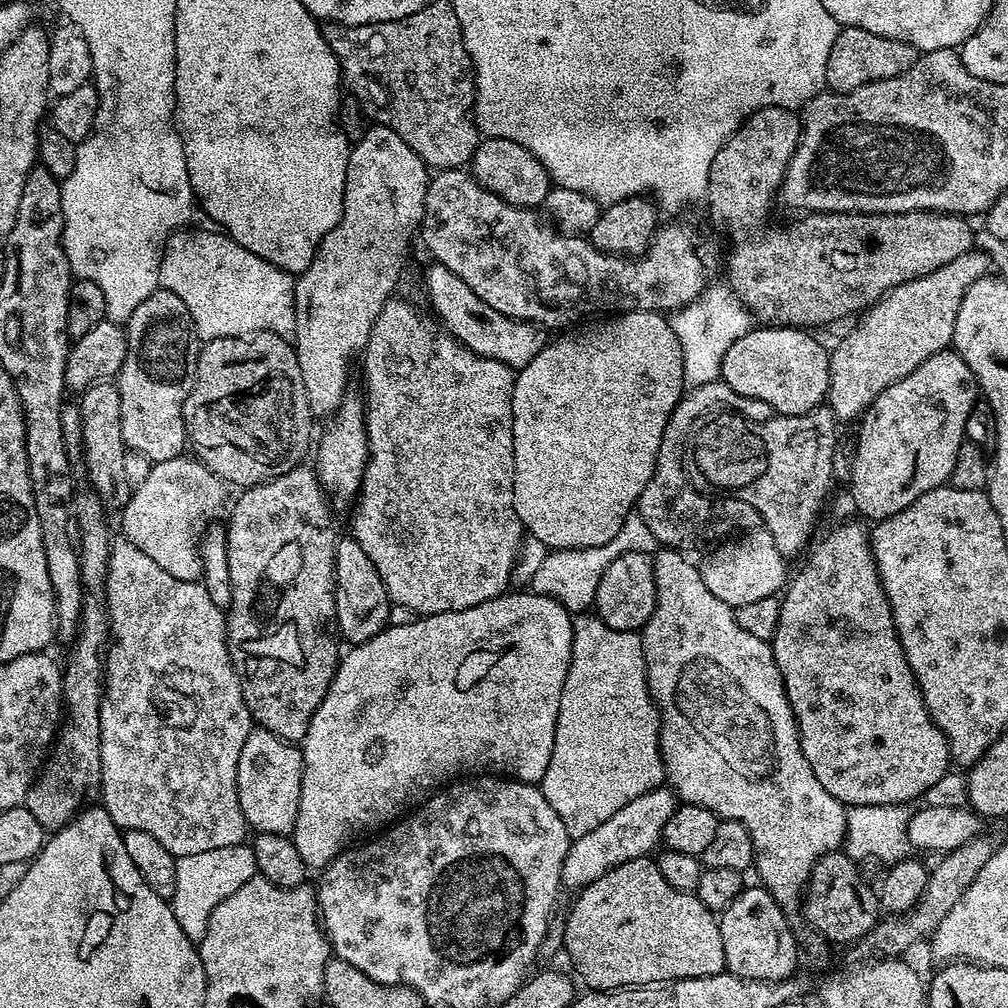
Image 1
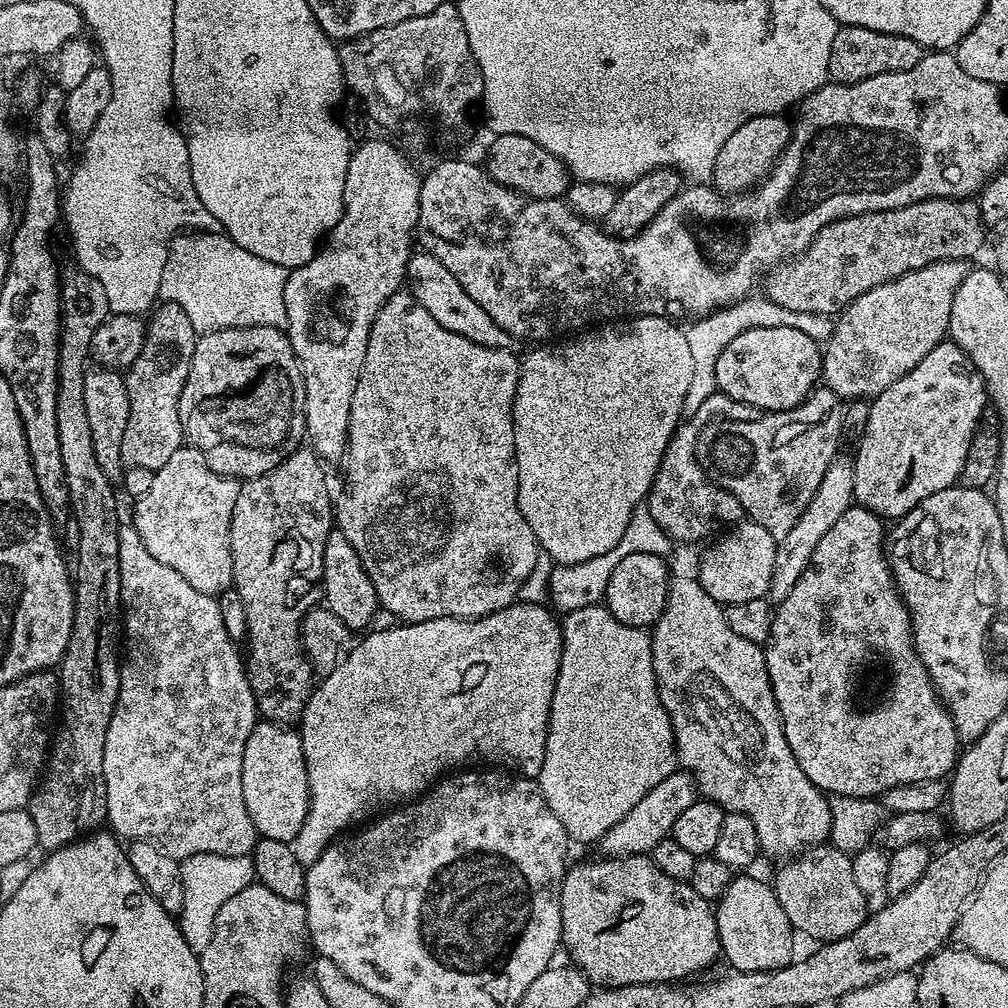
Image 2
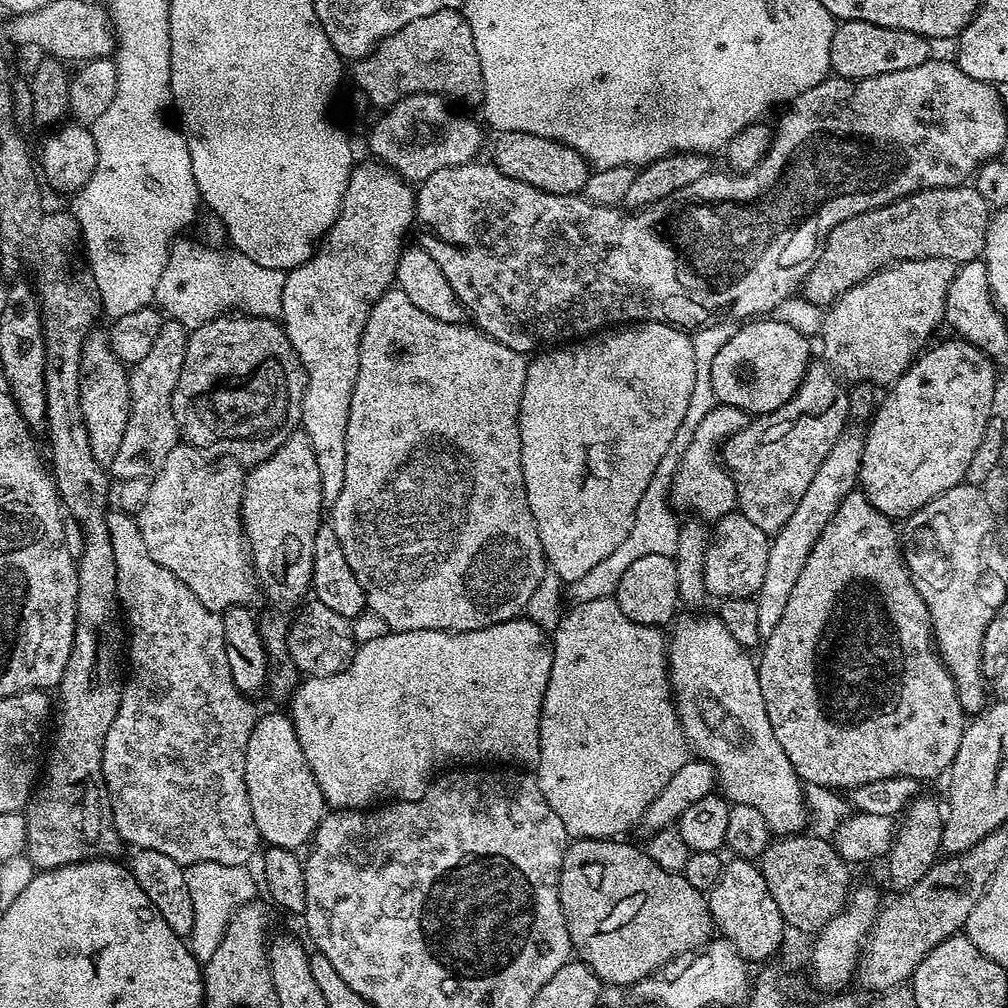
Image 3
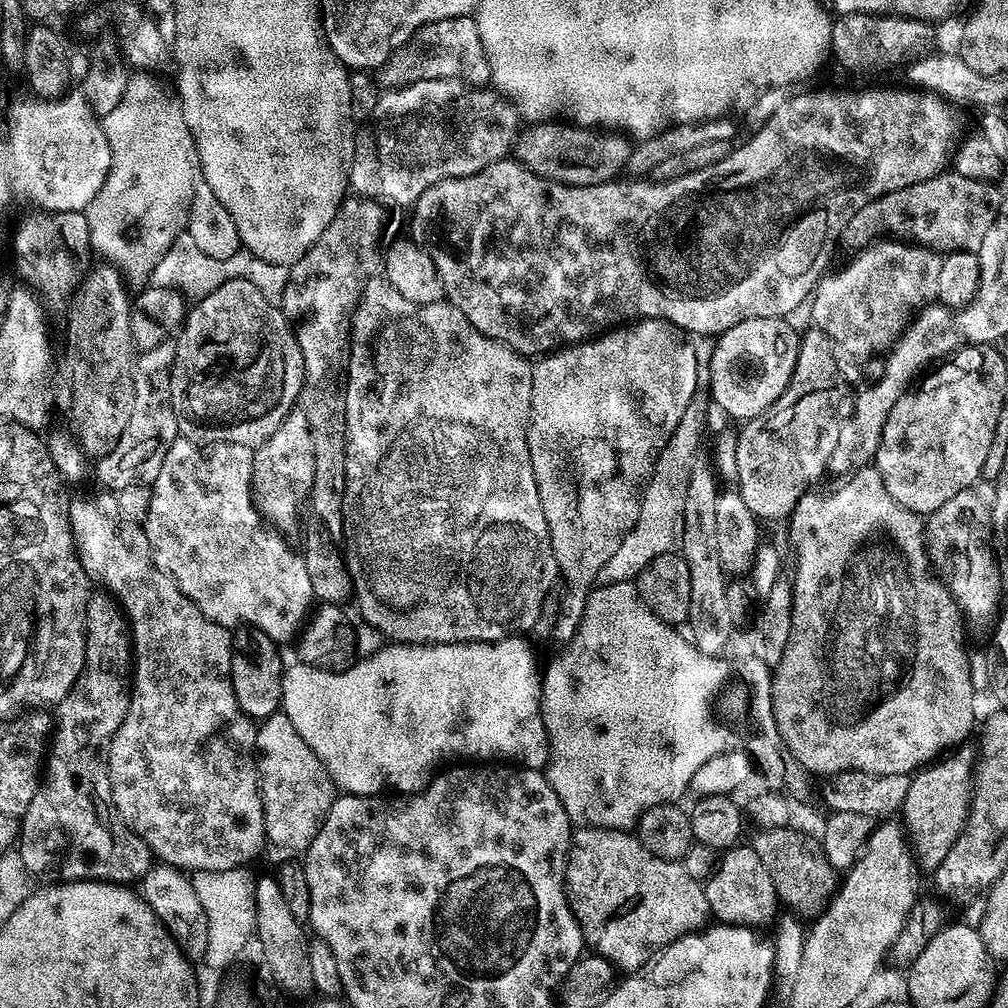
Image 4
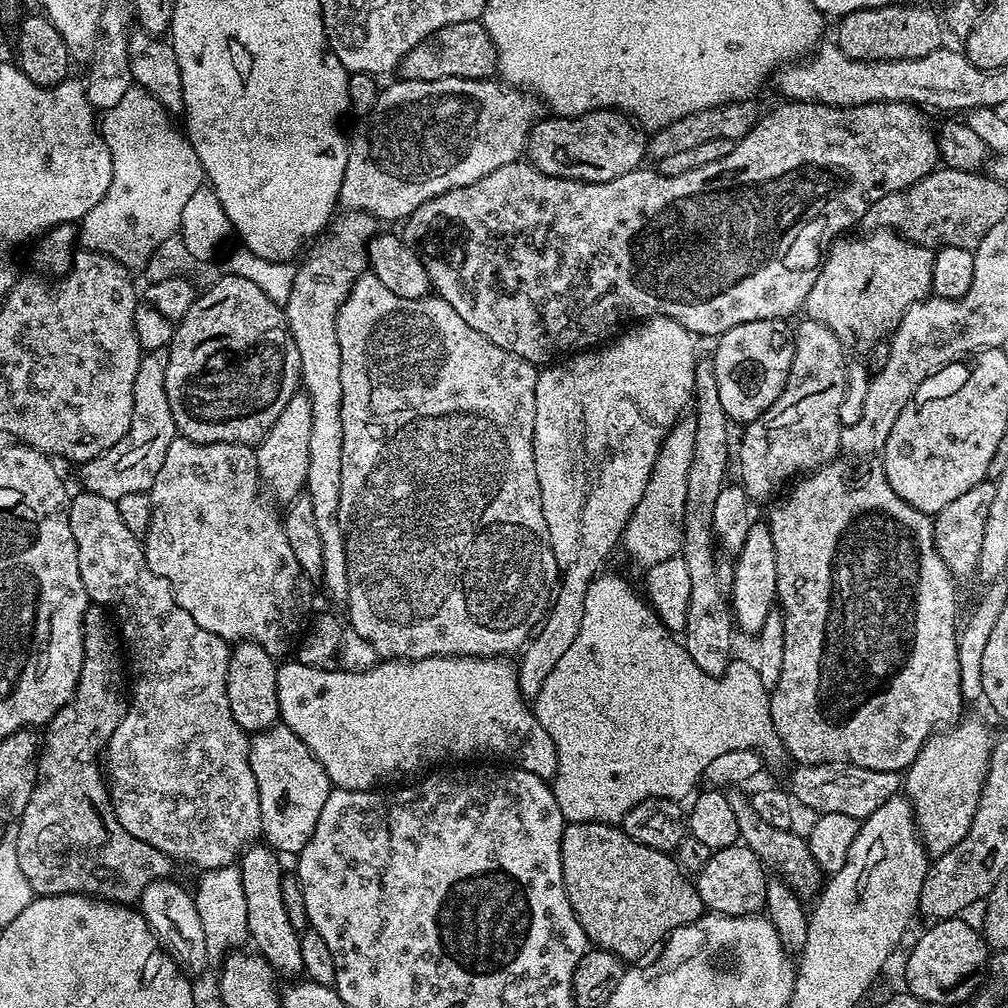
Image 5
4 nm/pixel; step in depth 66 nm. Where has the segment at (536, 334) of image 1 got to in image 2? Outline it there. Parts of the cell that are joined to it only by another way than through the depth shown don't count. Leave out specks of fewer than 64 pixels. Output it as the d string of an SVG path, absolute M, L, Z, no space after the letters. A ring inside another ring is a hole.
M413 251L412 257L408 259L406 280L416 301L426 306L438 326L446 326L446 330L454 330L454 334L462 334L470 338L470 342L478 342L478 346L513 347L513 337L502 330L502 326L498 326L498 322L494 322L494 318L490 318L490 314L486 314L486 310L482 310L482 306L478 306L478 302L474 302L466 290L462 290L462 282L458 282L458 278L454 278L454 274L450 274L450 270L446 270L446 266L442 266L442 262L438 262L431 252Z

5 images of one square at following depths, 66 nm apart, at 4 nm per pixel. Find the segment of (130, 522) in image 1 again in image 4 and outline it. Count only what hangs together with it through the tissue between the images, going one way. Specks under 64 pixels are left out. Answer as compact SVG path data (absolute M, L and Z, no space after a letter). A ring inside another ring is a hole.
M177 438L170 446L170 450L166 450L166 458L162 458L162 470L158 470L158 478L153 480L150 485L152 489L150 510L146 514L142 527L150 542L152 560L156 564L156 568L165 572L180 587L182 594L186 594L186 598L190 598L190 602L194 602L198 606L198 610L202 610L202 614L206 618L210 618L216 624L221 624L222 627L229 630L235 629L237 626L257 628L276 641L277 645L284 646L288 639L292 640L301 631L302 625L313 607L314 597L310 586L310 574L306 574L303 555L296 553L295 556L284 541L267 532L269 529L262 521L260 513L256 511L255 504L252 503L252 454L253 449L241 444L201 446L194 440Z

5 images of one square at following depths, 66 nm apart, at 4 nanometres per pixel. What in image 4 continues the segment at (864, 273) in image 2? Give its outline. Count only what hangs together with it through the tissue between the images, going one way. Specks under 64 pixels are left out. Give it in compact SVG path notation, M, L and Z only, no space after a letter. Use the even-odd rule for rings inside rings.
M946 170L926 182L918 182L914 186L894 190L874 202L866 202L866 206L846 222L842 240L853 250L864 250L881 238L896 237L941 254L979 253L982 238L986 238L986 230L990 230L990 222L994 222L996 217L998 192L992 188L995 187L983 180Z

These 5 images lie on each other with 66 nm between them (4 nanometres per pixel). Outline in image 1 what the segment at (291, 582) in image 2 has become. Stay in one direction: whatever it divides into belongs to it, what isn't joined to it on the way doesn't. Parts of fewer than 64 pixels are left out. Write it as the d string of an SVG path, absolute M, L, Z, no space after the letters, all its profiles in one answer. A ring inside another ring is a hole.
M301 466L282 474L273 480L267 480L261 484L255 484L253 488L245 488L239 493L240 497L232 504L232 513L228 516L226 531L228 534L228 565L230 566L230 586L232 587L232 601L226 610L226 631L228 633L228 653L232 659L232 665L236 667L236 673L240 676L242 694L246 698L246 706L250 710L253 721L259 727L272 732L278 738L289 742L303 741L306 730L310 726L310 718L314 718L314 710L326 698L328 687L332 679L336 677L338 667L338 652L336 656L336 644L328 633L328 624L333 623L336 614L336 582L334 573L336 570L336 541L338 533L332 525L332 512L328 509L329 497L320 480L316 477L311 467Z

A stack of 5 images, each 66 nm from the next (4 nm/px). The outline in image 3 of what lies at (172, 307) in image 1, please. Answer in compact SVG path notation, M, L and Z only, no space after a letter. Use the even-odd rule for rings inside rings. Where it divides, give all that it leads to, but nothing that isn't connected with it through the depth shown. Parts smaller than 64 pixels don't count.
M165 319L146 358L131 365L128 385L132 413L126 422L126 434L122 434L122 447L118 449L118 454L114 454L114 462L110 466L111 475L117 481L151 477L166 462L166 454L170 454L170 450L174 450L181 439L180 428L174 418L172 399L174 386L178 386L178 374L182 374L182 362L186 362L188 333L189 329L178 321Z

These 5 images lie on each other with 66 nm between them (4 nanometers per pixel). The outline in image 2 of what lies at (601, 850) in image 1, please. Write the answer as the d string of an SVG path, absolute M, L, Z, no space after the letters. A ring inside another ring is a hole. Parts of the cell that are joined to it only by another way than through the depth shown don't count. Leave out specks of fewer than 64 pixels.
M687 770L671 772L666 779L658 782L622 822L618 822L599 840L598 848L601 848L603 855L608 858L617 856L642 856L650 854L658 842L669 839L672 835L674 822L678 822L679 816L698 799L698 789L692 779L692 773Z

